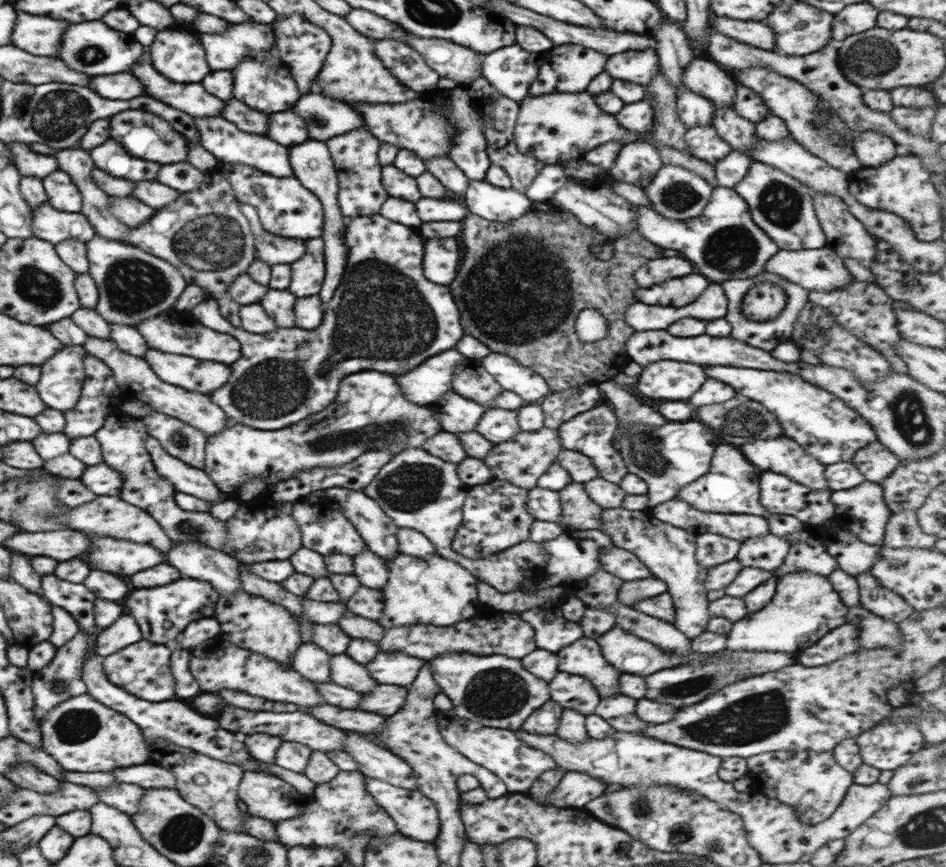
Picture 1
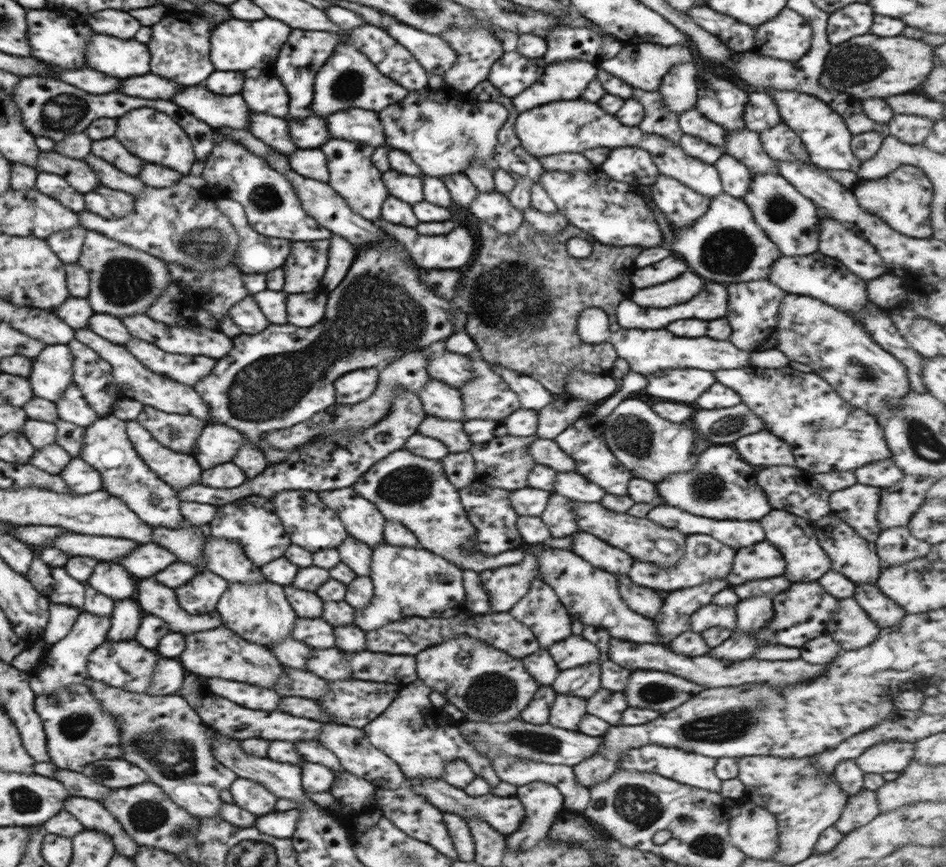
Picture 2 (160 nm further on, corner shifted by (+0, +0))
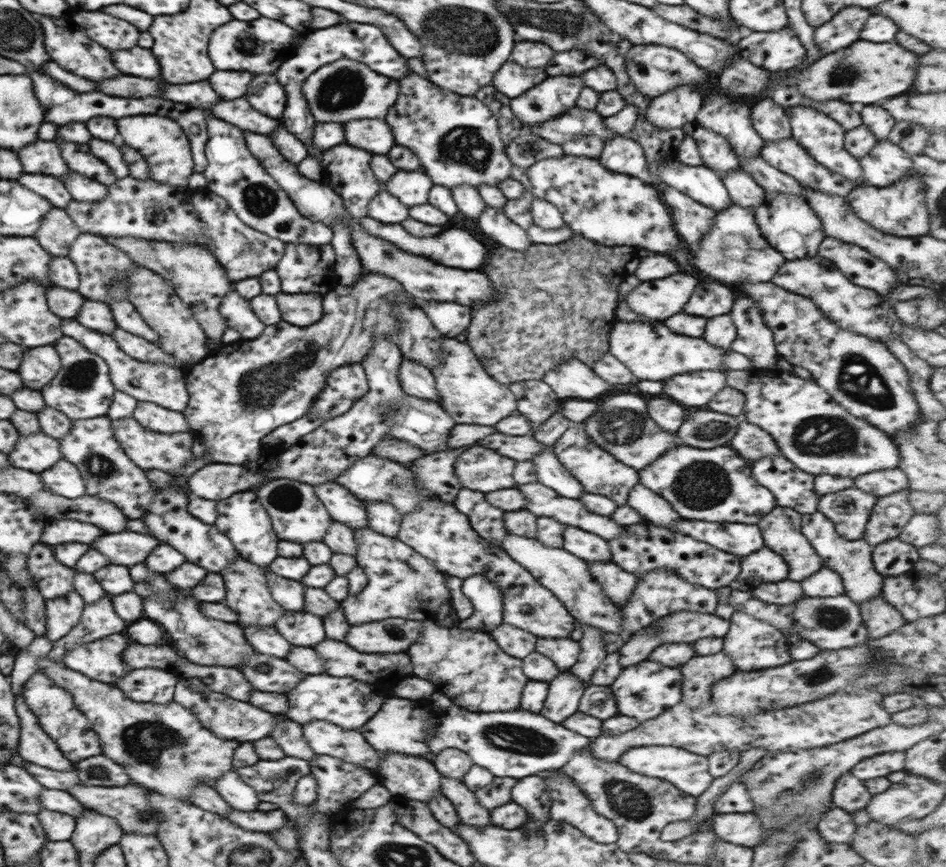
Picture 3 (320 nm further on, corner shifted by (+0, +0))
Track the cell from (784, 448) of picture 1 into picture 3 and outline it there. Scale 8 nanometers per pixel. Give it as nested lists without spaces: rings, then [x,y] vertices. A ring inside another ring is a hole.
[[[743,418],[740,420],[734,438],[729,441],[730,447],[750,461],[780,453],[776,441],[768,432]]]

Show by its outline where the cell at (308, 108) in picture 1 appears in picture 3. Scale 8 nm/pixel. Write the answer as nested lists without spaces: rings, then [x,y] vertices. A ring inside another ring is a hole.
[[[362,119],[352,120],[343,124],[345,144],[361,148],[372,155],[388,155],[388,151],[397,146],[394,140],[394,134],[390,126],[384,119]]]

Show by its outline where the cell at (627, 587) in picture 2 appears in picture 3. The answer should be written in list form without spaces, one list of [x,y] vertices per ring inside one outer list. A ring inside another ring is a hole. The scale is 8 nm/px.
[[[613,561],[589,563],[590,575],[602,585],[602,591],[616,606],[626,606],[638,584],[638,577]]]

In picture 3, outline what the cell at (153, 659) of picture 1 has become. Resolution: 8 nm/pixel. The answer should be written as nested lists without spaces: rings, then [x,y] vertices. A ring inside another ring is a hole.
[[[114,634],[90,644],[74,646],[64,656],[64,664],[88,678],[113,684],[134,668],[124,663],[124,650],[132,640],[124,634]]]

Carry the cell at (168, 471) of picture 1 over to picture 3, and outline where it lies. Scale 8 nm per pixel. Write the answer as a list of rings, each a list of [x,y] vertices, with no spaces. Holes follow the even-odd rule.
[[[132,416],[111,419],[111,429],[114,438],[120,443],[126,456],[143,470],[161,470],[168,474],[176,474],[194,456],[192,452],[194,434],[192,432],[171,435],[159,433],[143,427]]]

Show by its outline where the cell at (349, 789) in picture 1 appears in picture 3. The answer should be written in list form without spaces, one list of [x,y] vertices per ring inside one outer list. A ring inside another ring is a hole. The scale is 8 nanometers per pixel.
[[[280,808],[266,812],[259,810],[244,812],[232,809],[227,814],[227,819],[244,830],[269,834],[283,827],[288,817]]]

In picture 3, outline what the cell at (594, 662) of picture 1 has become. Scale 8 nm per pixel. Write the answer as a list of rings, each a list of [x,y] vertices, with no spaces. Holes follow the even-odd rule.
[[[538,637],[536,650],[539,654],[550,658],[561,671],[570,669],[580,656],[580,642],[572,639],[548,639]]]

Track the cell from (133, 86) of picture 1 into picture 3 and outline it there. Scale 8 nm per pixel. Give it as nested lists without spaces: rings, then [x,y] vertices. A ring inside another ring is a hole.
[[[194,82],[194,84],[164,84],[164,98],[174,102],[184,102],[194,108],[210,108],[220,100],[220,96],[210,88],[210,84]]]

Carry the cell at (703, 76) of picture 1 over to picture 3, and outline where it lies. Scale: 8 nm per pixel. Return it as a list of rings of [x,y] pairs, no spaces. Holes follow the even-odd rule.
[[[710,94],[703,98],[703,106],[700,108],[695,122],[707,130],[716,132],[720,137],[726,138],[739,161],[742,161],[742,159],[760,155],[763,147],[761,137],[753,128],[750,110],[750,103],[730,99],[723,94]]]

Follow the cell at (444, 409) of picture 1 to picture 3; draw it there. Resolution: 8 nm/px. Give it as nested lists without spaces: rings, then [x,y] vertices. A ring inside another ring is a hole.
[[[403,356],[399,369],[400,386],[405,394],[439,402],[441,398],[435,387],[436,379],[428,367]]]

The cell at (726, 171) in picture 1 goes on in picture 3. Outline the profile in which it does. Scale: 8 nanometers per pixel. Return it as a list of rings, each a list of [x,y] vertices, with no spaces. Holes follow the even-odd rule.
[[[739,169],[722,175],[721,179],[733,204],[744,208],[755,208],[765,201],[765,190],[752,179],[750,174]]]

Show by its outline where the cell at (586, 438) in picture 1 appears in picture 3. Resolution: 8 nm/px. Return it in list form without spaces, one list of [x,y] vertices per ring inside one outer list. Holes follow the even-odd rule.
[[[583,423],[572,424],[551,447],[558,460],[584,487],[584,492],[611,498],[620,509],[626,509],[632,487],[639,482],[639,473],[635,468],[622,464],[609,452],[596,446],[586,434]]]

